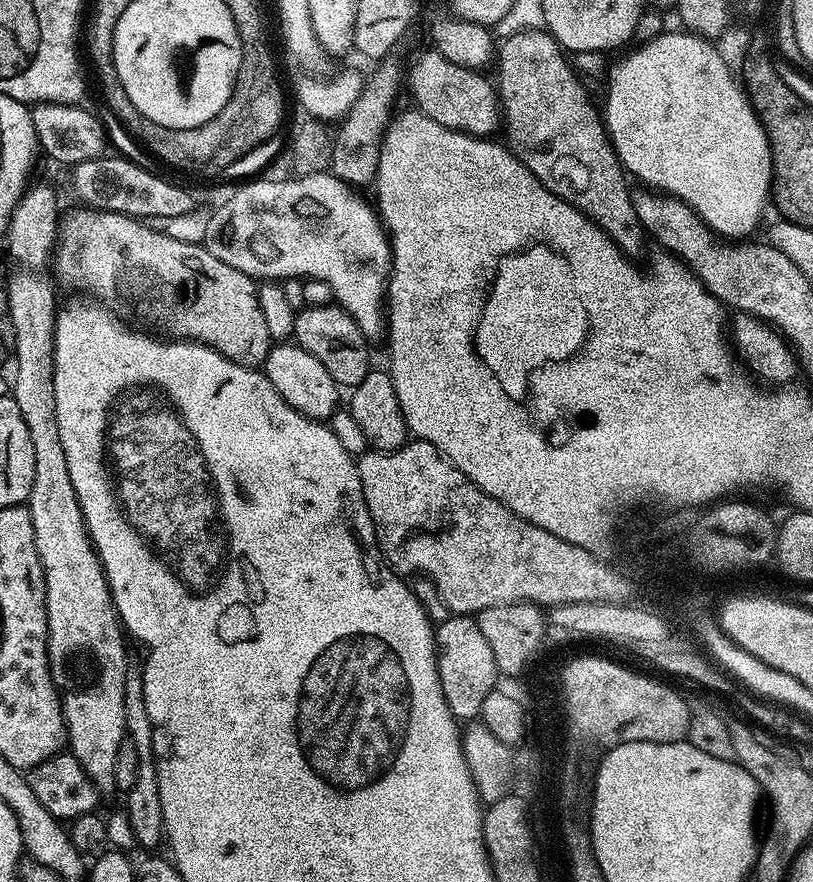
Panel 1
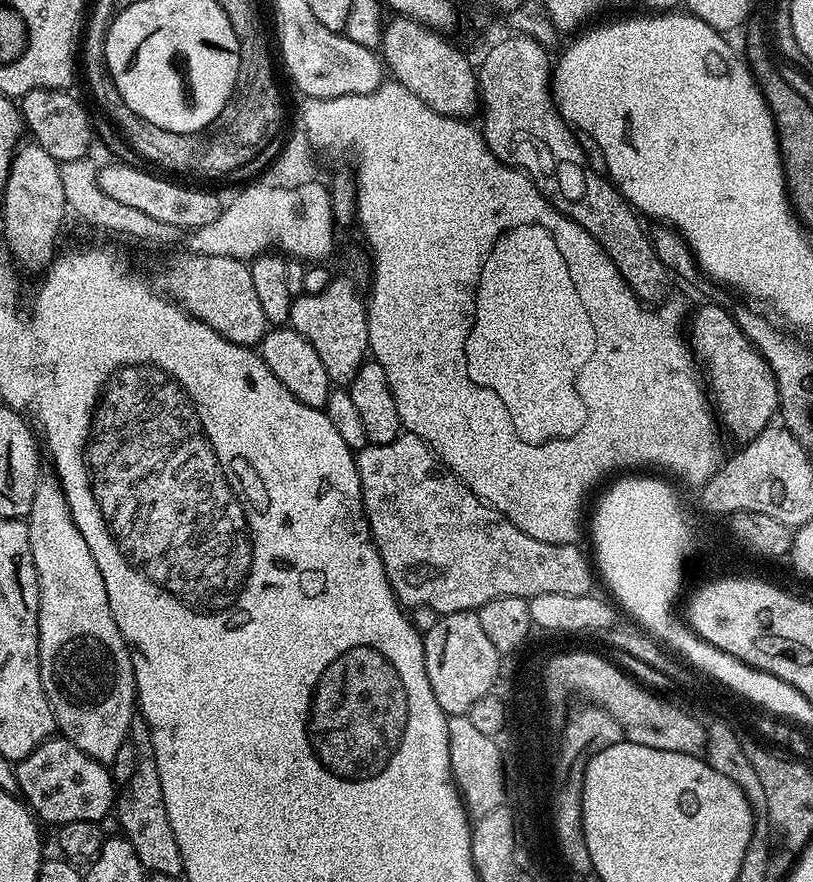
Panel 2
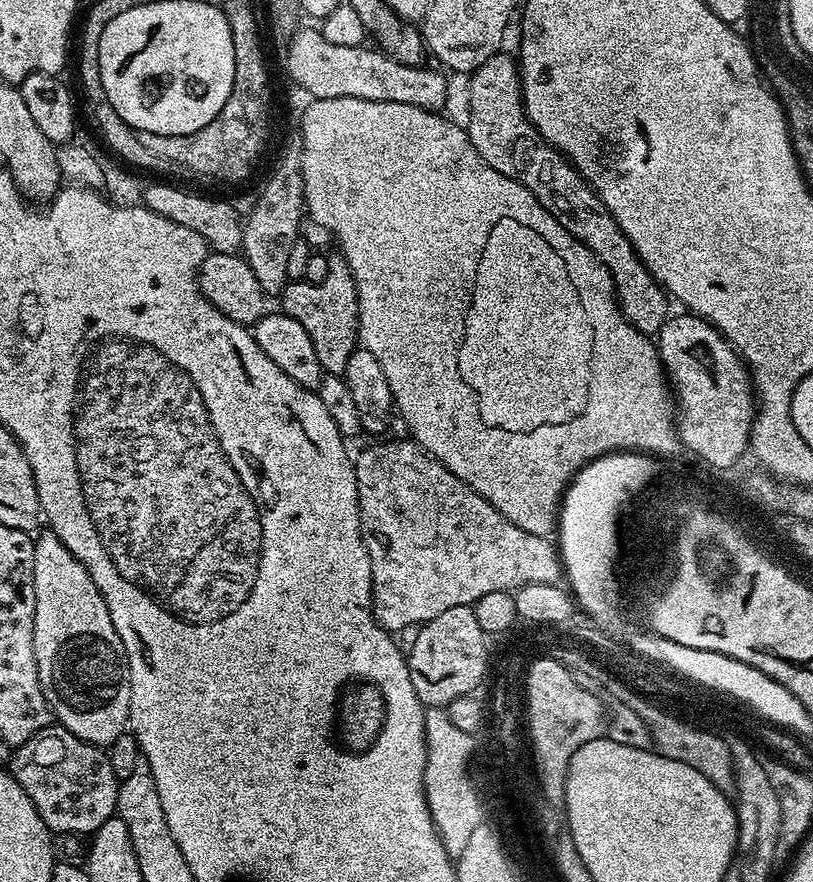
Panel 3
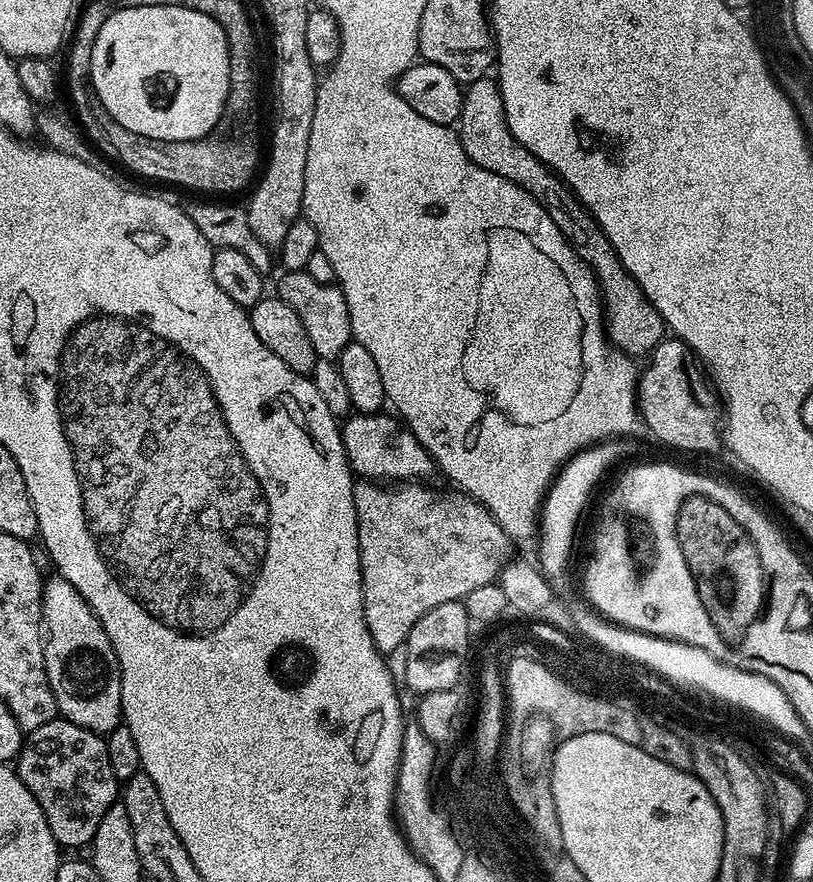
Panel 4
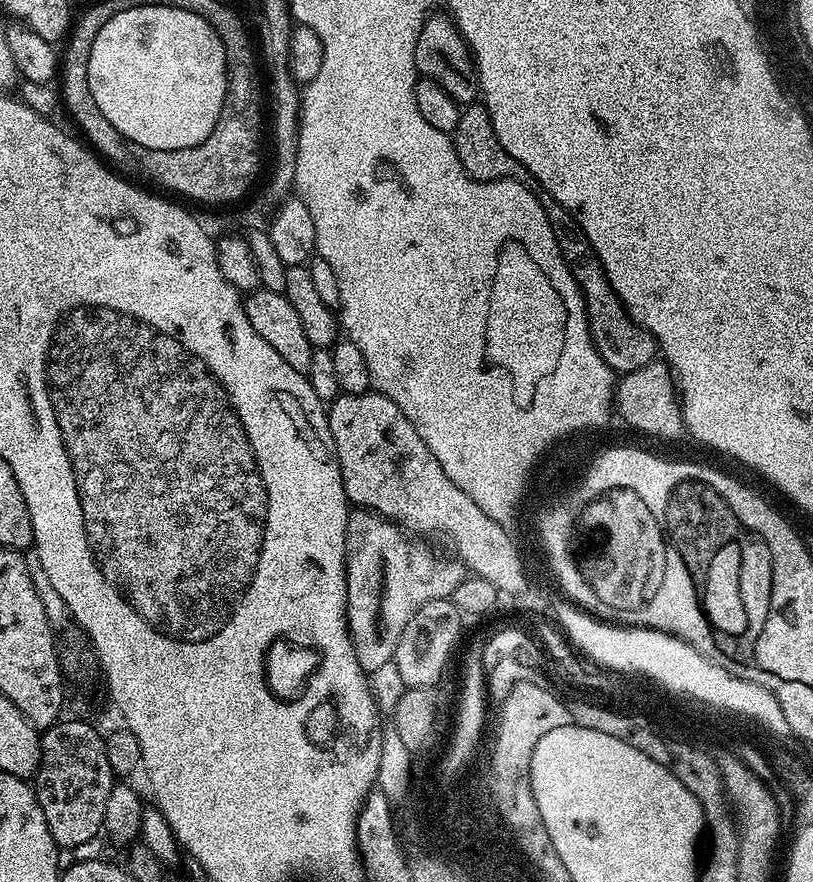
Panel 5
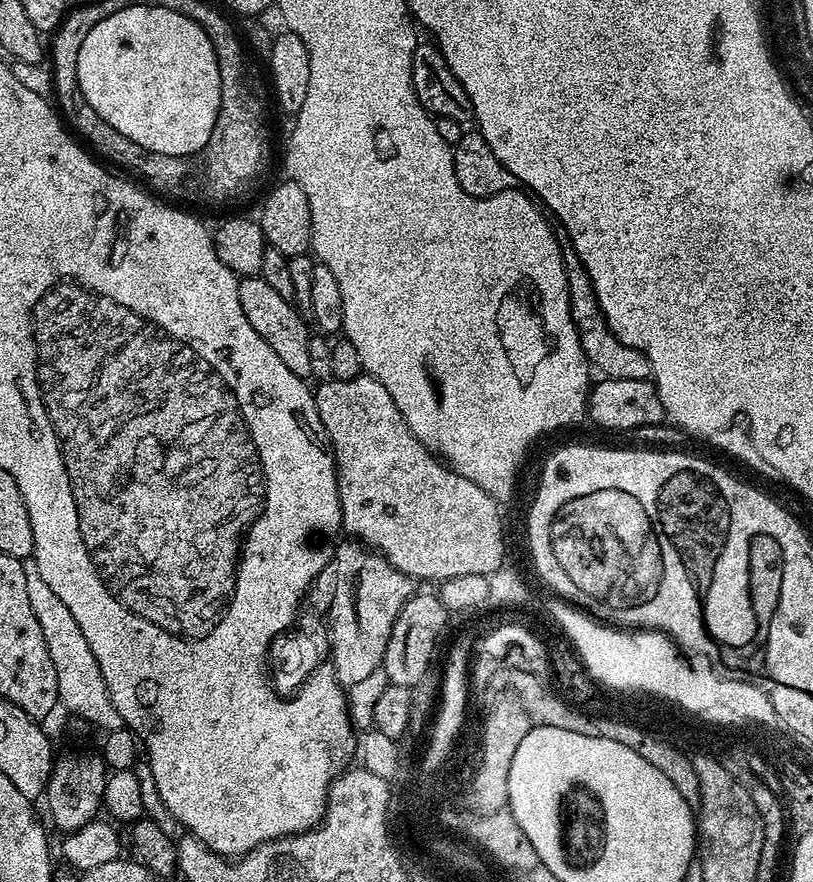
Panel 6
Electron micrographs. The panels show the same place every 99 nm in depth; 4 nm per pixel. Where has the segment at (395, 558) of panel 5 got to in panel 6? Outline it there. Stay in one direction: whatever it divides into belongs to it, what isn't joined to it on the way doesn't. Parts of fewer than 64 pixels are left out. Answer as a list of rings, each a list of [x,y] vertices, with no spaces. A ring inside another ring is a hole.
[[[351,538],[345,541],[345,544],[335,545],[334,555],[330,561],[331,571],[336,571],[336,585],[332,588],[332,605],[328,608],[326,636],[330,641],[330,663],[336,672],[338,682],[341,686],[351,686],[382,667],[386,642],[390,642],[390,634],[394,630],[394,622],[402,606],[406,606],[406,602],[414,594],[414,580],[413,577],[402,574],[379,552],[371,551]]]

